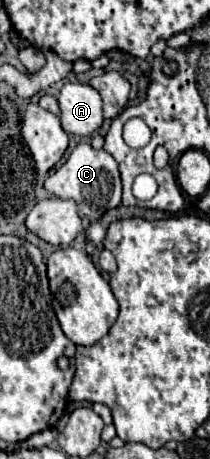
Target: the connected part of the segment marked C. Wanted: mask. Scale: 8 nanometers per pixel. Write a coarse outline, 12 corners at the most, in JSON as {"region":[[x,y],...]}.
{"region":[[78,144],[44,190],[96,222],[120,204],[122,180],[106,150]]}

